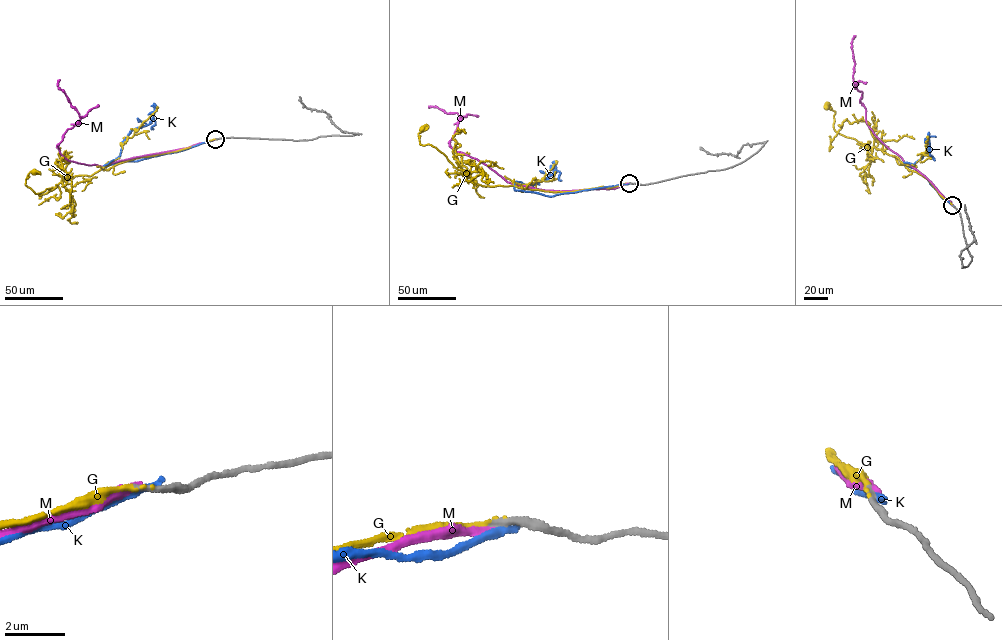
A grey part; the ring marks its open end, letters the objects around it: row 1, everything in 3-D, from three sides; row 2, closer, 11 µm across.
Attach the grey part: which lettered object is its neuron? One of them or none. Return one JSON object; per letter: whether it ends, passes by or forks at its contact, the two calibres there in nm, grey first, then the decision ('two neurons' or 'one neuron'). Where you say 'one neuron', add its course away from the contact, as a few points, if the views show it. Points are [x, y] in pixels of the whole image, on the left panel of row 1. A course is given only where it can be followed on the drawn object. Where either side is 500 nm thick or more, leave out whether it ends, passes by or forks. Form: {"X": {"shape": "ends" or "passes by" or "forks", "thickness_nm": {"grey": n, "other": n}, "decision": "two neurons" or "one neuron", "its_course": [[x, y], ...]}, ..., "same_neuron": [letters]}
{"G": {"shape": "ends", "thickness_nm": {"grey": 240, "other": 120}, "decision": "one neuron", "its_course": [[215, 139], [128, 160], [91, 176], [75, 176], [40, 193], [25, 185], [28, 174], [34, 171]]}, "K": {"shape": "ends", "thickness_nm": {"grey": 280, "other": 280}, "decision": "two neurons"}, "M": {"shape": "ends", "thickness_nm": {"grey": 200, "other": 280}, "decision": "two neurons"}, "same_neuron": ["G"]}

